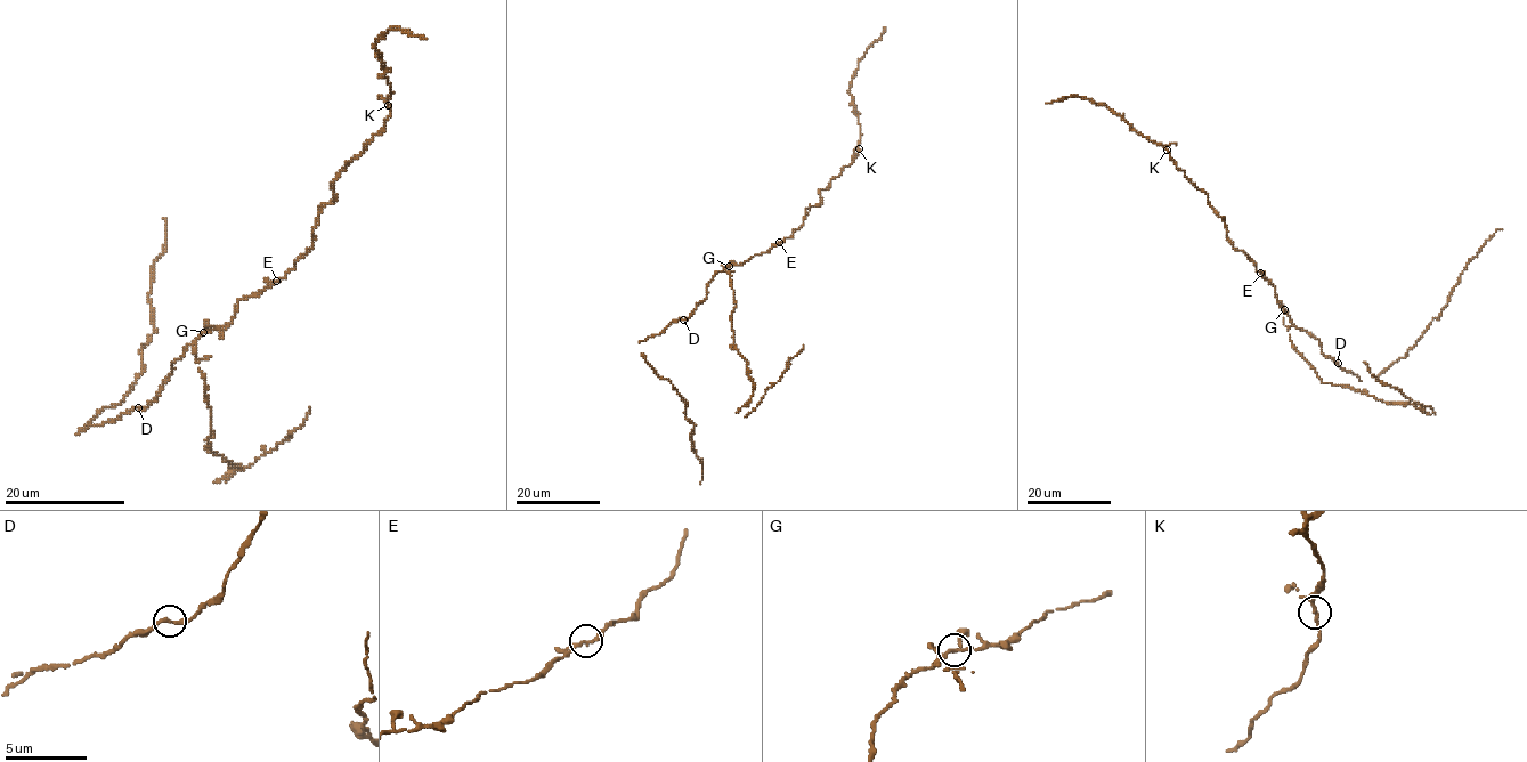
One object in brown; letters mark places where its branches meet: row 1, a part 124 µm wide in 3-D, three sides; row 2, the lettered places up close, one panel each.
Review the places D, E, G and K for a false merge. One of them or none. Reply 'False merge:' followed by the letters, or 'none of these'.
False merge: G

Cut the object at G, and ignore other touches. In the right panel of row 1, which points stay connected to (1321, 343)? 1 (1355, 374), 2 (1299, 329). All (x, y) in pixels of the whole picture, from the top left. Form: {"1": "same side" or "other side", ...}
{"1": "same side", "2": "same side"}

